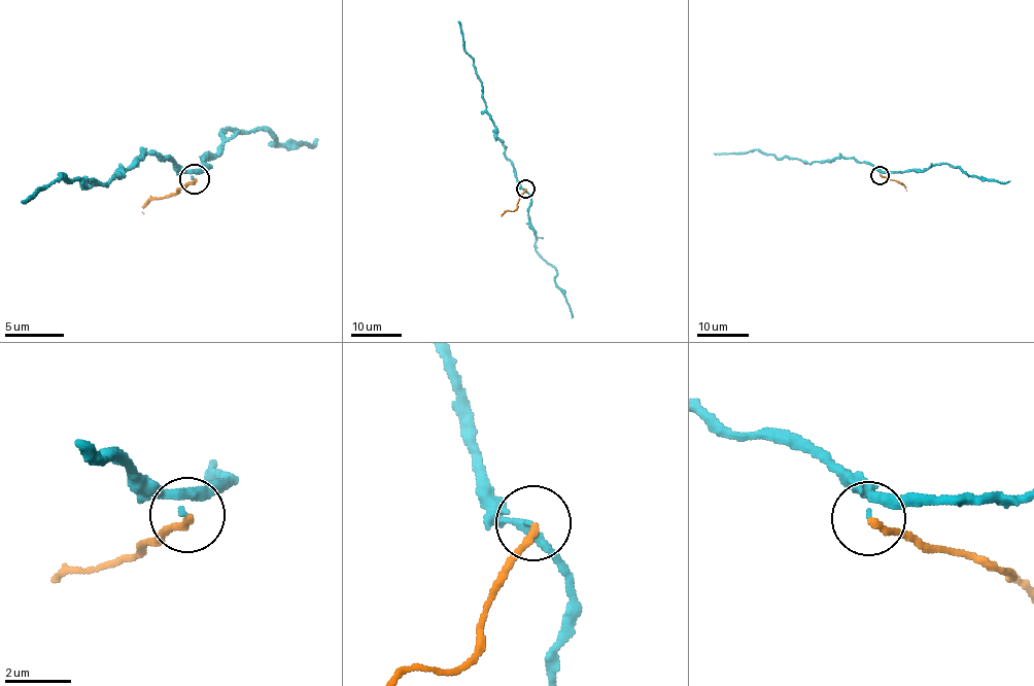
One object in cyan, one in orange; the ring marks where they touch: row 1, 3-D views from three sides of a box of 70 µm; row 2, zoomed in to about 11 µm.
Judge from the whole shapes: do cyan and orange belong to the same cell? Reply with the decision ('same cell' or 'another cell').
another cell

